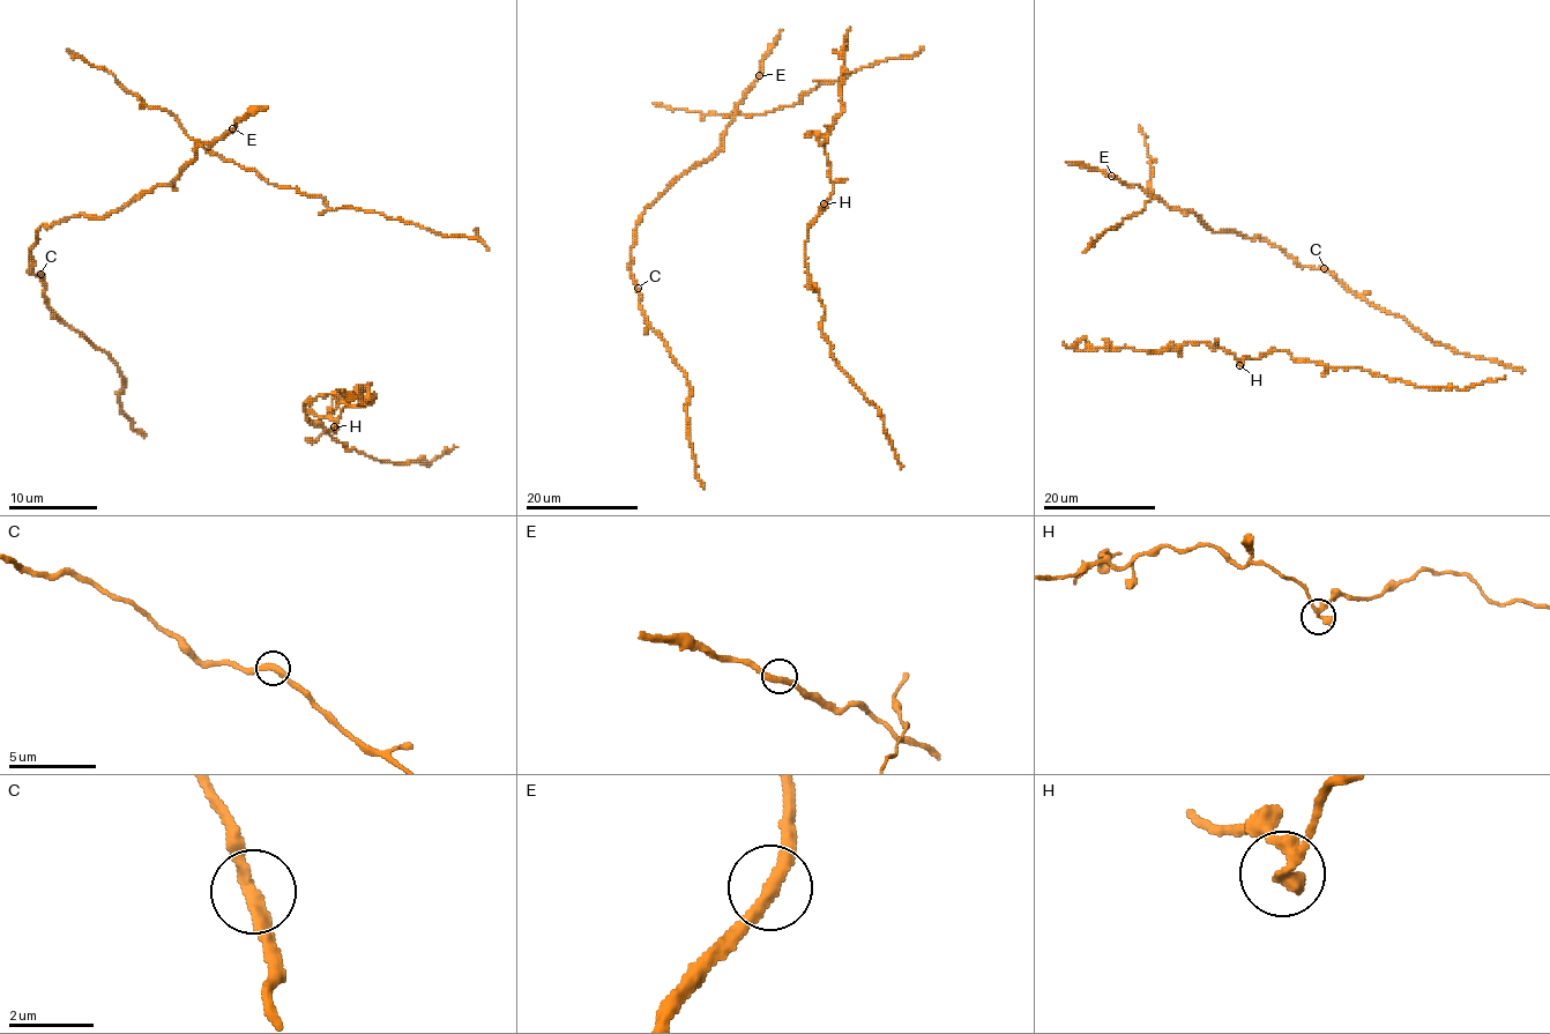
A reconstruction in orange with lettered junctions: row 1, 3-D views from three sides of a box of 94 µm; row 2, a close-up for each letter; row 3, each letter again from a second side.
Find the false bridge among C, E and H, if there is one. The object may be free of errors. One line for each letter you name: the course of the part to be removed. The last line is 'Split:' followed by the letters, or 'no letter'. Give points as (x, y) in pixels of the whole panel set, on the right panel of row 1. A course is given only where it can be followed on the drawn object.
Split: no letter

